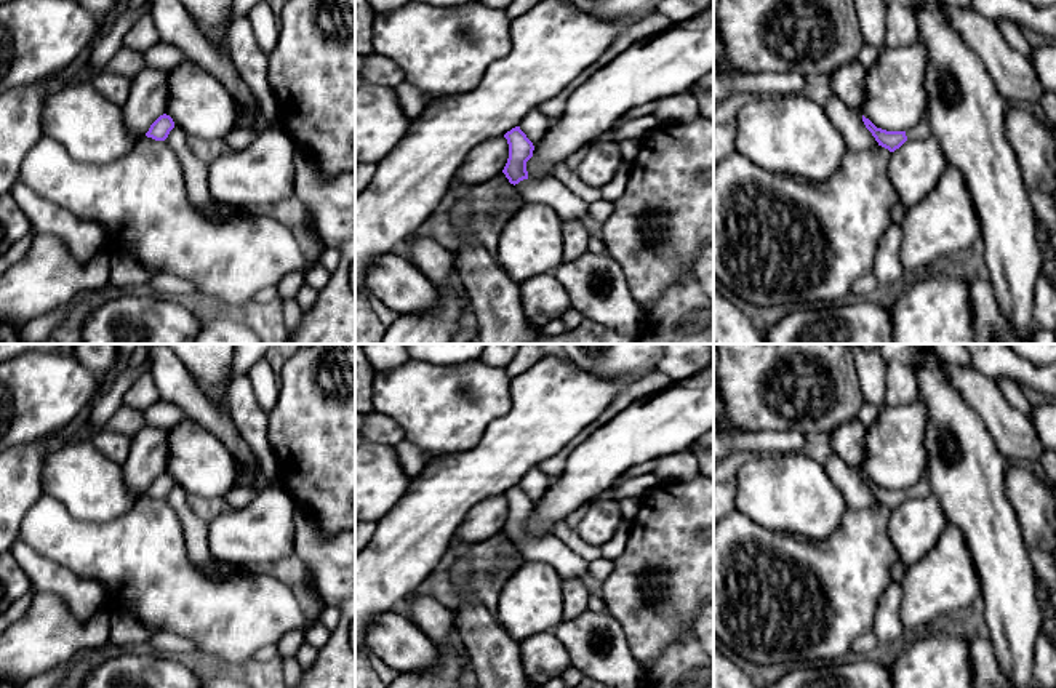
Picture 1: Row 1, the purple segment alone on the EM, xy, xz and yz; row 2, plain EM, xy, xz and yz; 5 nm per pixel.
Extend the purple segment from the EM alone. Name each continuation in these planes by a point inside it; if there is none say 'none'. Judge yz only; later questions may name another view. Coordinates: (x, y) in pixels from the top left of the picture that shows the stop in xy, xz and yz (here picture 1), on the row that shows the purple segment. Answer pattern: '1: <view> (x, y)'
1: yz (922, 130)

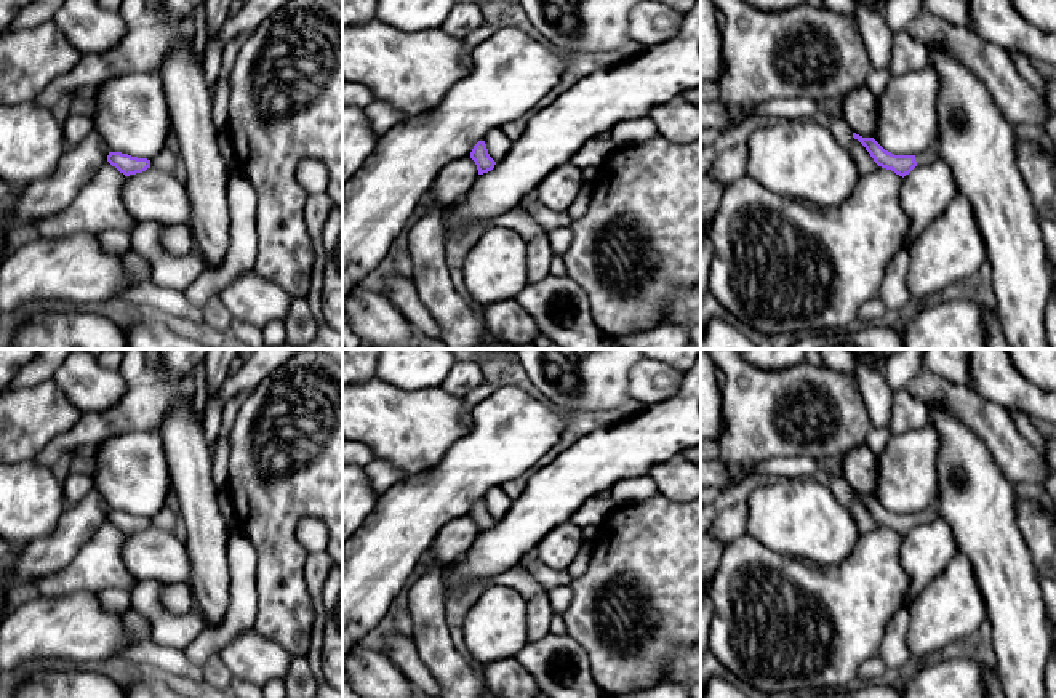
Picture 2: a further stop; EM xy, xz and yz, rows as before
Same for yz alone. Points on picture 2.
1: yz (928, 156)

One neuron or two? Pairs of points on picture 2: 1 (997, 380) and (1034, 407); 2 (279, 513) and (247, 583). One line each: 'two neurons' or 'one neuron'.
1: one neuron
2: two neurons

